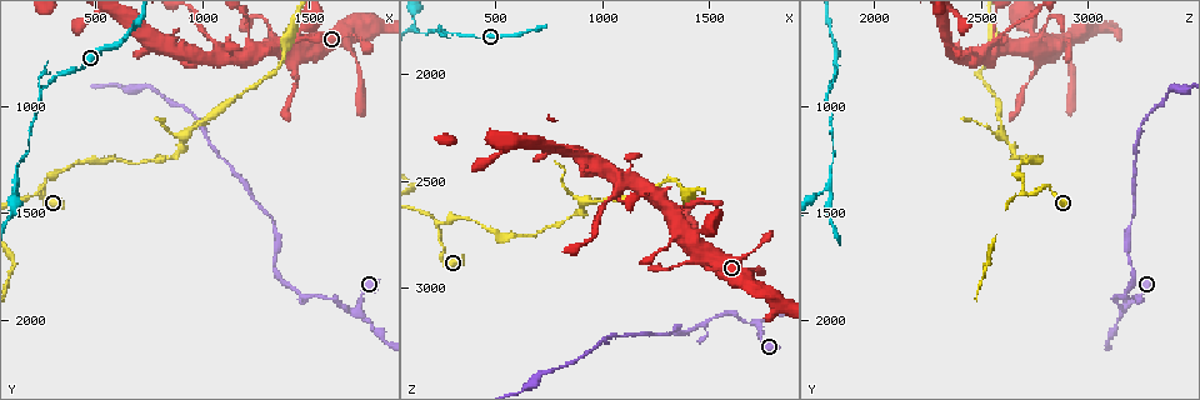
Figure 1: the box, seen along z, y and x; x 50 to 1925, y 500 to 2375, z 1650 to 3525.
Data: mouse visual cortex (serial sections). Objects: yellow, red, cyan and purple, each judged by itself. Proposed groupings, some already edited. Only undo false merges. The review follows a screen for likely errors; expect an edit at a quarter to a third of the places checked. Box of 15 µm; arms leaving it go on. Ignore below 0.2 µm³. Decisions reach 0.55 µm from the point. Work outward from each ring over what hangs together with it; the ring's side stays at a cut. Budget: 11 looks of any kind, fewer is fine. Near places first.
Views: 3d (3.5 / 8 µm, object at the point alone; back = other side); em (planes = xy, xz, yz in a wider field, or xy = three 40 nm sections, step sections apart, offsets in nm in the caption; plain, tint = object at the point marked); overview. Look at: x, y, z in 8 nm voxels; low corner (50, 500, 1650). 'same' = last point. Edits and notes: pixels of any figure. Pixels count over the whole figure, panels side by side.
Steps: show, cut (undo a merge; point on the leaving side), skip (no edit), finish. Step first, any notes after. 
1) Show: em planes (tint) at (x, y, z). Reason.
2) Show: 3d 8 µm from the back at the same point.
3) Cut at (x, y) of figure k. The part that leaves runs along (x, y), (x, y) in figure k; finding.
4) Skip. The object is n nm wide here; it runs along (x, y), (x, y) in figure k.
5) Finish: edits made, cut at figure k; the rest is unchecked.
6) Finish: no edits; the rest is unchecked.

Show: 3d 8 µm at (1730, 1960, 3160).

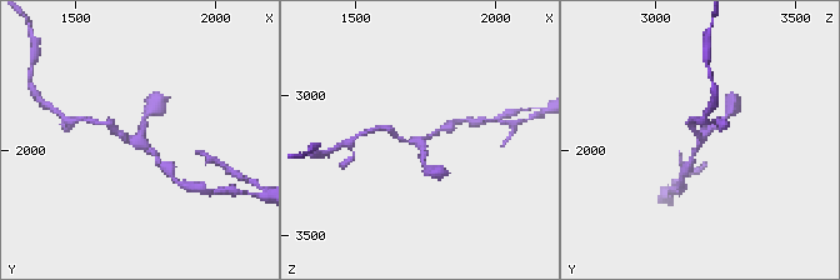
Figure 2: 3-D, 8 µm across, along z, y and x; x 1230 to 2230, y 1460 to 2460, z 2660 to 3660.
Show: em xy step 1 (tint) at (1730, 1950, 3170). Now the EM.

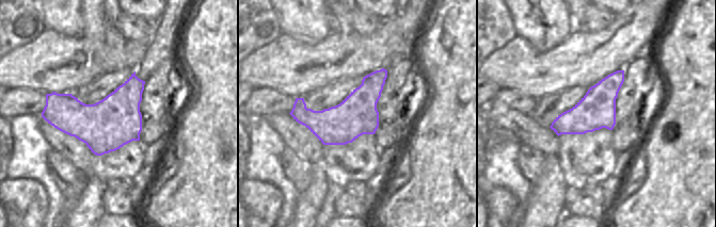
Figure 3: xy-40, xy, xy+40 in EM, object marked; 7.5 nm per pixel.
Skip. The object is 300 nm wide here; it runs along (428, 168), (420, 143), (404, 141), (390, 130) in figure 2; one cell here.

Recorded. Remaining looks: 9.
Show: 3d 3.5 µm from the back at (1110, 770, 2500). Three-way junction.

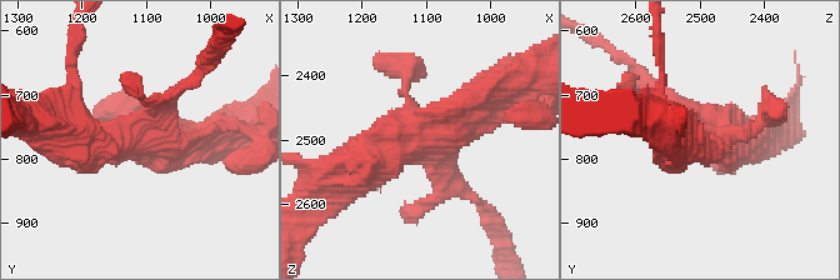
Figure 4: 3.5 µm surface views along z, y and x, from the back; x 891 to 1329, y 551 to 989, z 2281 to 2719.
Show: em xy step 2 (tint) at (1115, 770, 2500). Now the EM.

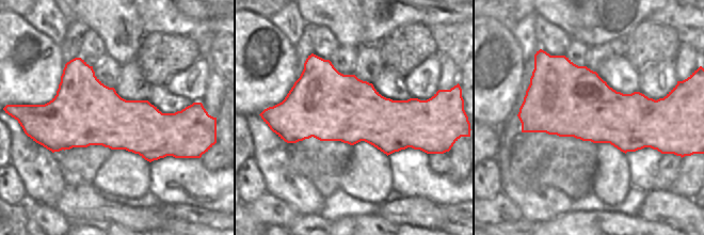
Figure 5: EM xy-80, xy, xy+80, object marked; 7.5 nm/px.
Skip. It runs along (344, 173), (394, 154), (489, 90) in figure 4; all the same cell.

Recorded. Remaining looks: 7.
Show: 3d 8 µm from the back at (230, 1410, 2700). Narrows sharply.

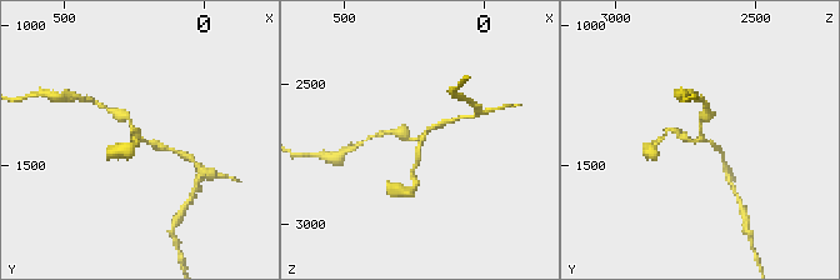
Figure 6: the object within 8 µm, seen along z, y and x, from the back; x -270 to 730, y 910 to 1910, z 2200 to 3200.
Show: 3d 3.5 µm at (240, 1410, 2710). Closer look.

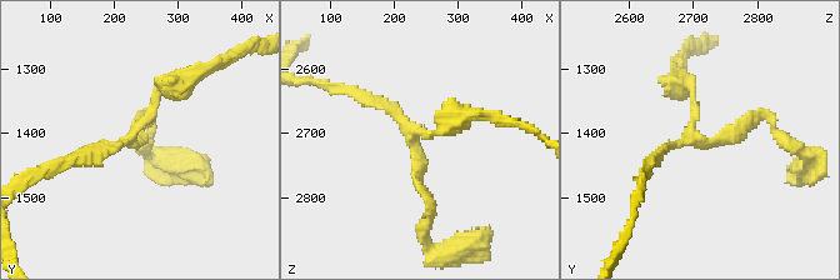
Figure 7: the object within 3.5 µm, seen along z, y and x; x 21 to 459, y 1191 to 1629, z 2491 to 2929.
Show: em xy step 2 (tint) at (230, 1410, 2710). Shape alone is not enough.

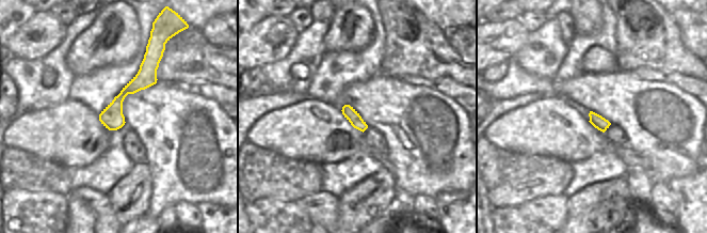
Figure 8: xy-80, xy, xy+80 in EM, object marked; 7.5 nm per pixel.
Skip. The object is 100 nm wide here; it runs along (761, 116), (701, 143), (679, 81) in figure 7; all the same cell.

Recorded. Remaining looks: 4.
Show: 3d 8 µm at (210, 1040, 1790). Narrows sharply.

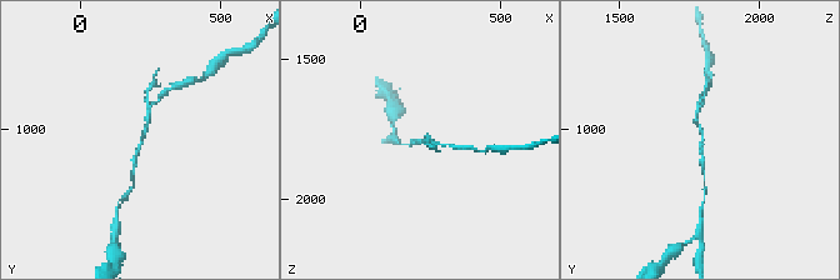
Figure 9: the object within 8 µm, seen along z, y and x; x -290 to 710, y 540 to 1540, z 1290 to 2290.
Show: 3d 3.5 µm from the back at (230, 1030, 1800). Closer look.

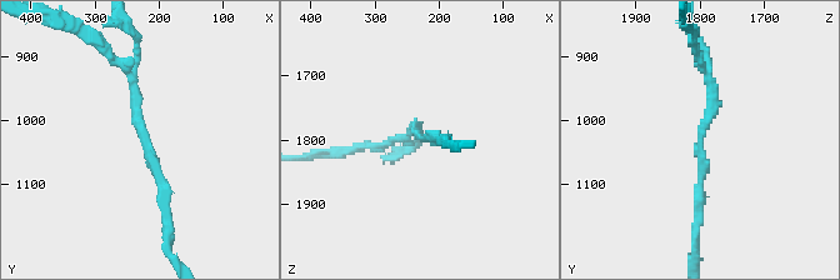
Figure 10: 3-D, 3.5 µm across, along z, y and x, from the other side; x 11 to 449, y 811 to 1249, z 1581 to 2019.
Cut at (708, 119) of figure 10. The part that leaves runs along (130, 79), (134, 118), (164, 186) in figure 10; two cells meet here.

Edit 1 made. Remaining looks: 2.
Finish: edits made, cut at figure 10; the rest is unchecked.

